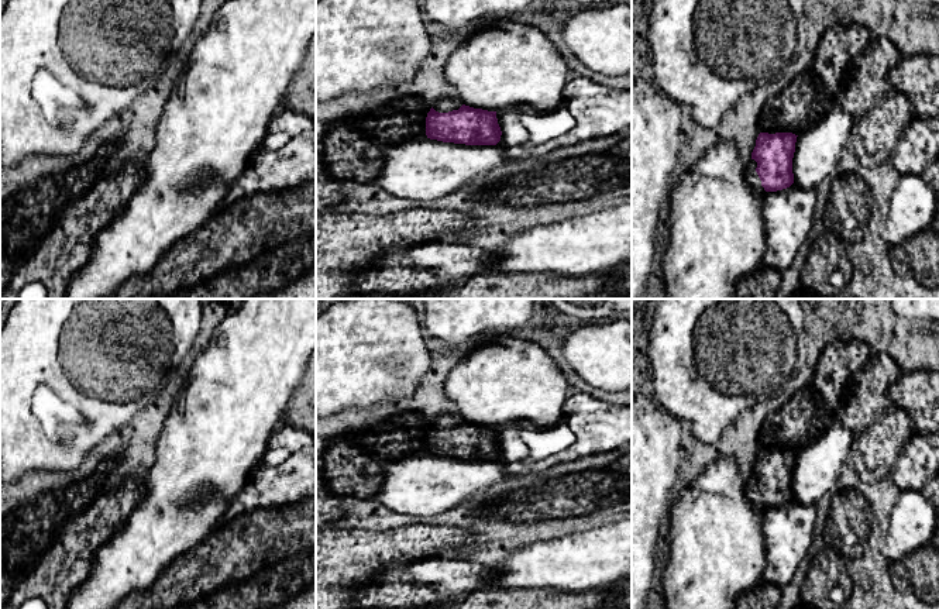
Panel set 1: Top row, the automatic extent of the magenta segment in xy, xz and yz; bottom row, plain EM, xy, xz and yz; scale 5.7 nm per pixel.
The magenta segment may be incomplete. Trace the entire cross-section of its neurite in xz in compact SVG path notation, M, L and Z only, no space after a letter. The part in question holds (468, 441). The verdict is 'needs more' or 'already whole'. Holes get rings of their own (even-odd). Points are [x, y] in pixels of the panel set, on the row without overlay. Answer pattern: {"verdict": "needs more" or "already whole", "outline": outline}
{"verdict": "needs more", "outline": "M446 413L431 419L426 433L426 451L443 458L496 461L502 447L496 427L474 424L457 413Z"}

